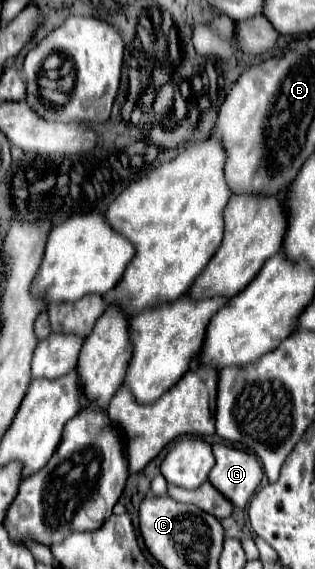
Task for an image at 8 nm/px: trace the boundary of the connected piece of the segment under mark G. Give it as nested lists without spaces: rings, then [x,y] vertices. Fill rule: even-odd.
[[[216,443],[212,445],[216,465],[210,471],[210,483],[222,491],[238,509],[244,509],[256,487],[262,481],[262,465],[256,455],[236,447]]]

